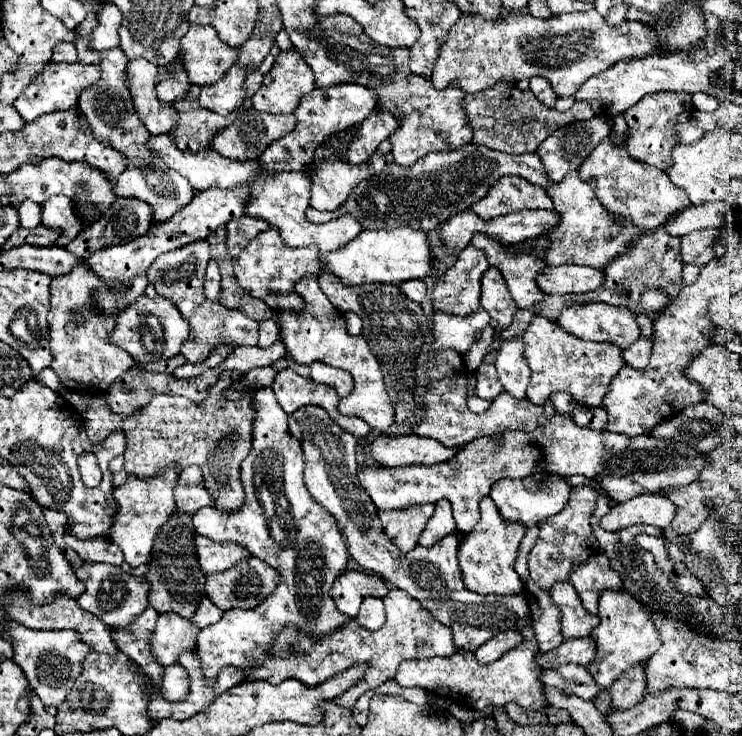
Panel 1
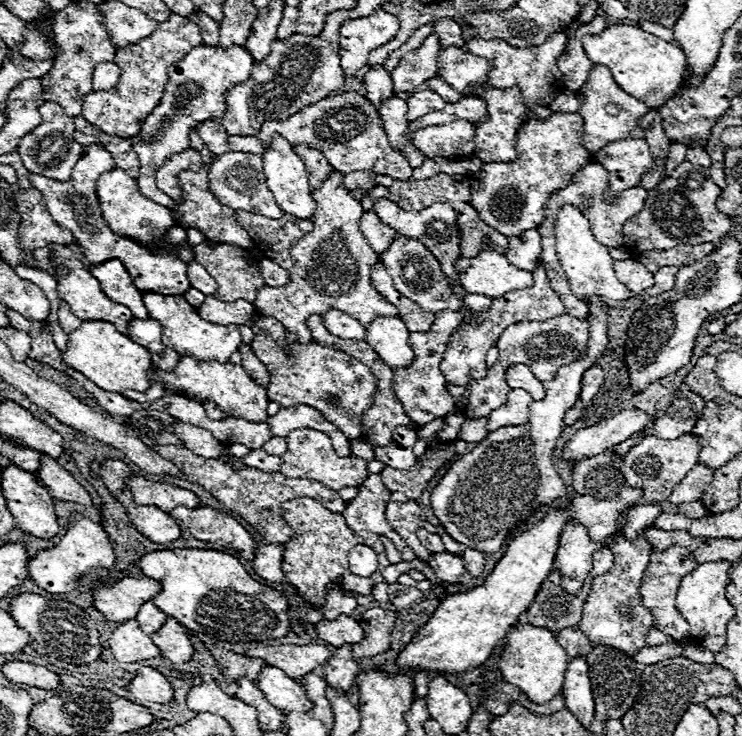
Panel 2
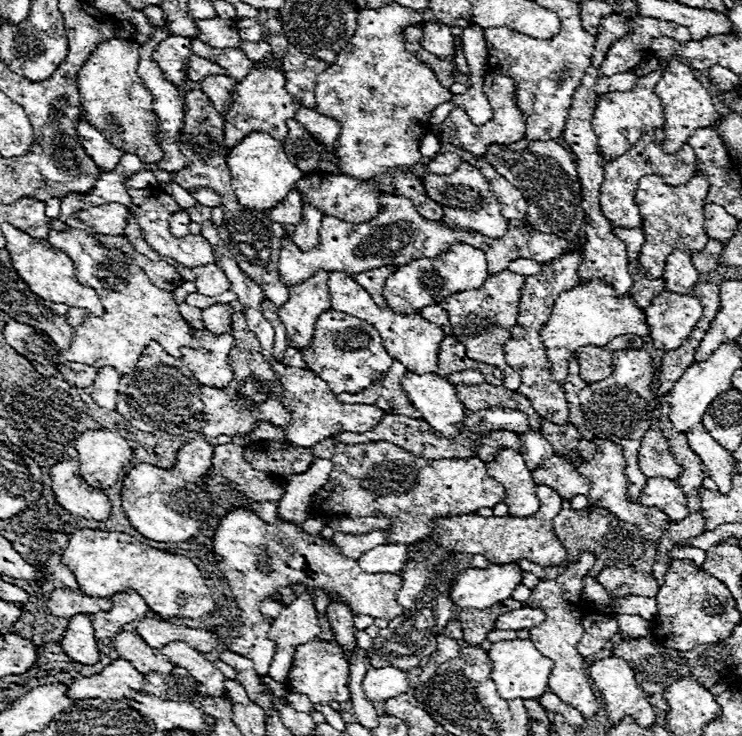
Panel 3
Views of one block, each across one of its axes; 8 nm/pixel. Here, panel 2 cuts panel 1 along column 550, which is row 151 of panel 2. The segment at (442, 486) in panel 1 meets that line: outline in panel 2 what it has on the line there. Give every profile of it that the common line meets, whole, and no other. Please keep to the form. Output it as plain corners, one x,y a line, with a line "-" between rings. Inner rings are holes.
454,120
450,124
428,126
412,134
412,144
426,158
460,160
474,154
474,124
468,120

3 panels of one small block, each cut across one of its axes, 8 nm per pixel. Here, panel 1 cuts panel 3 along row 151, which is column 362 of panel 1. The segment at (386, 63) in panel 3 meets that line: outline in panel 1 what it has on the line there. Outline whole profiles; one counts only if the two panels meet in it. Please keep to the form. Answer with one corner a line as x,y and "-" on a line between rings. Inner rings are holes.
304,276
300,284
296,284
296,292
300,292
306,300
304,310
300,312
280,310
280,338
286,344
288,356
292,356
300,364
310,364
310,362
320,360
330,366
348,370
354,378
354,388
346,398
340,400
338,410
344,416
362,418
366,424
372,426
372,430
384,434
388,426
394,422
394,404
390,402
384,390
380,364
370,352
366,340
362,336
348,334
344,314
336,310
332,302
324,296
324,292
318,286
318,276

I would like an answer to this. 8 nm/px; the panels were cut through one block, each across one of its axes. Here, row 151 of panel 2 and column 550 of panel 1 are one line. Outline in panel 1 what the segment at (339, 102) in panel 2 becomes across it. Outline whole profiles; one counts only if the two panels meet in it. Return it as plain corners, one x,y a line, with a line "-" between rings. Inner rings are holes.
540,314
534,316
528,330
522,334
522,340
524,340
524,356
532,370
526,396
534,404
544,404
554,392
562,390
572,392
572,396
580,400
584,406
590,408
602,406
610,380
626,364
622,348
616,348
616,344
586,342
576,336
568,336
568,332
564,332
556,324
556,320
548,320

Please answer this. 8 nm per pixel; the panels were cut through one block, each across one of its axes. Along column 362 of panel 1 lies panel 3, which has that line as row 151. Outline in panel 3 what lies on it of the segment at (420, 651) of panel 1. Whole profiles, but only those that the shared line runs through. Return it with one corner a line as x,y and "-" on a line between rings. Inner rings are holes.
648,130
644,132
644,138
636,142
622,158
616,158
612,164
604,166
604,182
600,190
600,206
604,212
604,218
612,224
612,228
638,228
642,218
638,212
638,206
634,204
634,192
638,188
638,180
646,174
656,174
662,178
664,184
680,186
686,184
692,176
696,176
696,154
694,150
684,144
680,152
676,154
664,154
660,148
660,142
664,140
664,130

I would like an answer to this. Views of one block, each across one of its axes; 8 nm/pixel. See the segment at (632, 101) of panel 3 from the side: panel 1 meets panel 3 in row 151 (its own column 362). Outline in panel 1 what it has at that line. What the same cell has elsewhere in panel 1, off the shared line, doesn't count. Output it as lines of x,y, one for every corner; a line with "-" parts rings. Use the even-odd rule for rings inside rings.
260,388
254,398
254,408
256,408
256,422
254,422
254,432
252,432
254,434
252,450
242,460
242,466
240,466
240,480
242,480
242,486
246,492
246,502
244,502
242,510
238,510
234,514
218,512
214,508
200,508
200,512
196,512
196,516
194,516
194,528
198,534
208,536
210,540
238,542
238,544
246,546
256,558
268,562
272,568
276,568
280,572
280,584
278,584
276,592
272,596
268,596
268,600
264,600
254,610
226,610
220,622
216,622
208,628
202,628
198,642
196,642
196,650
198,650
198,656
202,662
204,684
208,684
208,686
214,684
218,680
220,672
228,666
240,668
240,672
244,672
244,680
252,682
252,672
258,666
262,666
266,658
272,658
270,650
274,648
278,632
282,632
286,626
296,628
302,636
322,638
322,636
330,636
332,632
344,628
344,624
350,624
350,622
356,622
366,630
378,630
386,622
384,603
380,598
366,597
360,612
354,618
344,616
344,612
340,612
336,608
330,590
332,590
332,582
338,578
338,574
344,570
344,566
348,562
348,550
346,550
344,538
338,530
336,520
306,490
306,484
302,478
304,452
300,448
300,442
288,432
288,414
280,408
274,392
270,388

